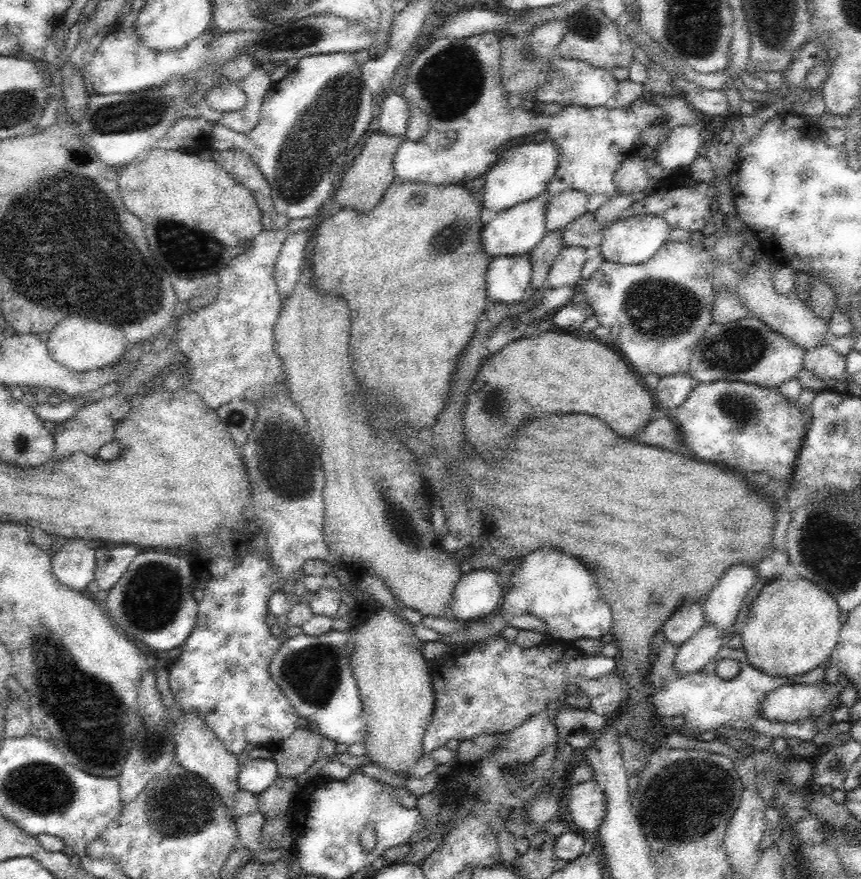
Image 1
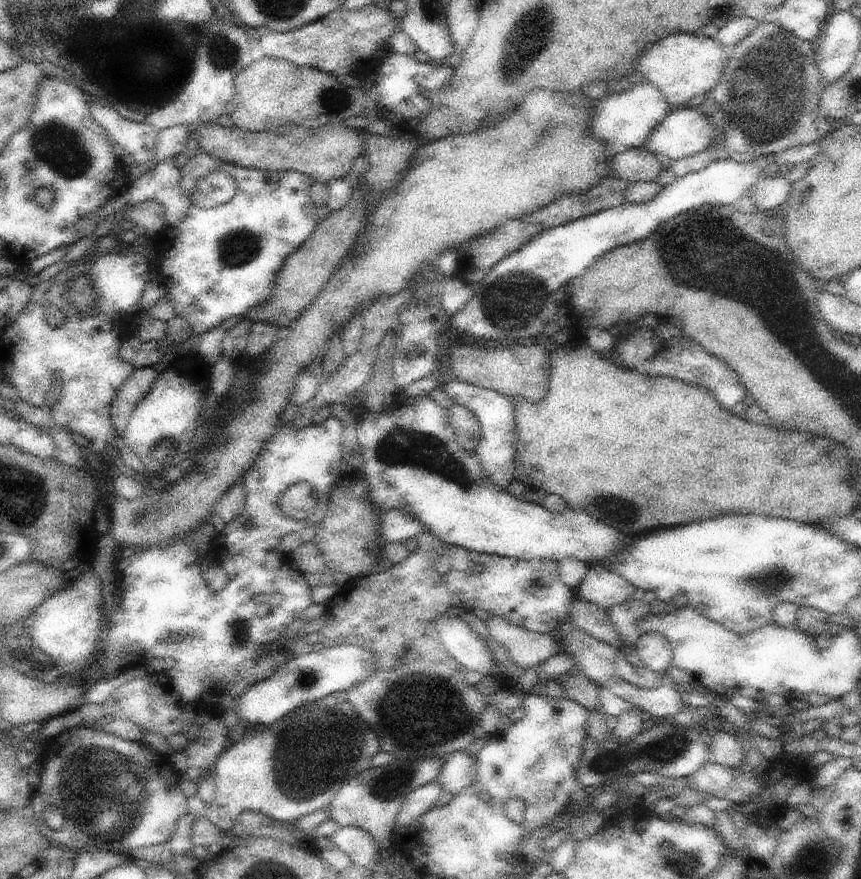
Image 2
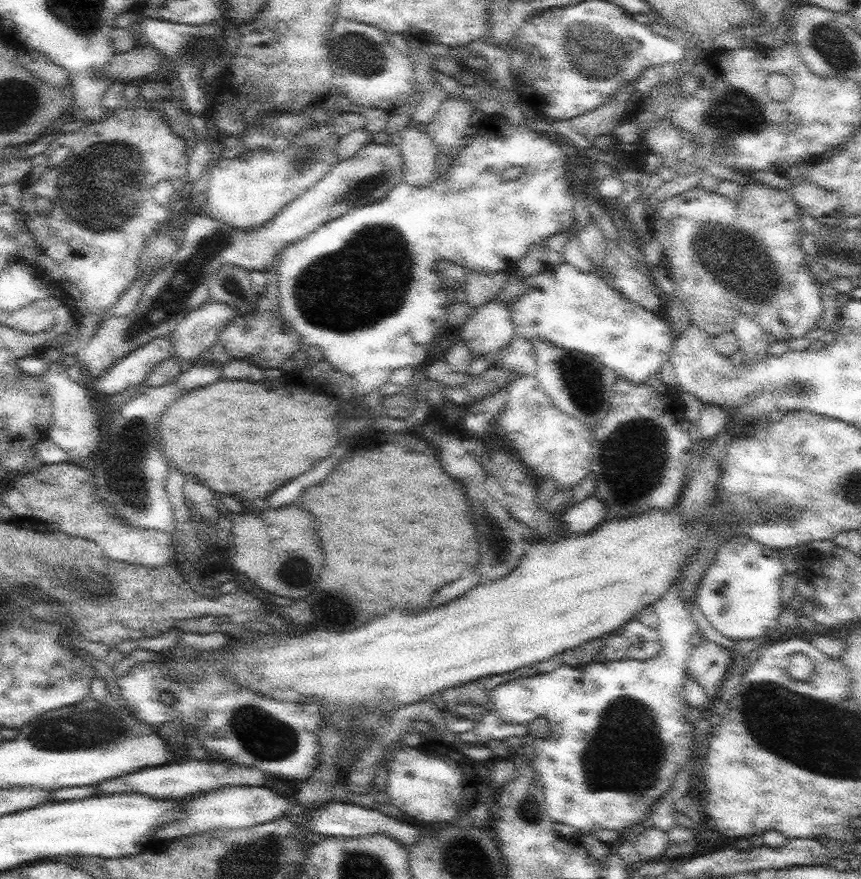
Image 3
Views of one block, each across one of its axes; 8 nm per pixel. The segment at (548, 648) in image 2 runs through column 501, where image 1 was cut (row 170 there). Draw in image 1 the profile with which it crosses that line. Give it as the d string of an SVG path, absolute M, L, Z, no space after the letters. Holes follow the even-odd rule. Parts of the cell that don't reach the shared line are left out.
M632 156L632 158L624 159L622 166L614 173L615 185L620 190L620 194L630 196L636 192L648 191L648 174L642 166L642 158L640 156Z

